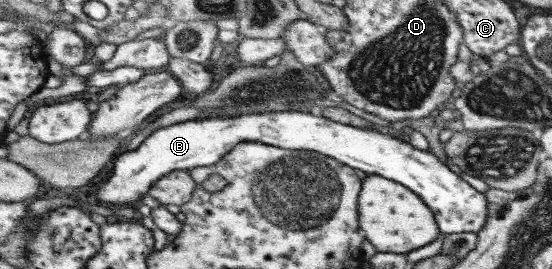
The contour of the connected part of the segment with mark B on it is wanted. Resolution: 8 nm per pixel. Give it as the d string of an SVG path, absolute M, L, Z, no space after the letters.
M268 111L233 117L206 117L162 127L148 135L137 149L117 157L112 176L99 188L95 197L99 204L113 209L122 207L122 204L134 204L142 200L144 194L149 194L159 178L168 173L217 165L241 142L264 142L292 152L312 150L368 175L376 173L402 183L434 210L444 234L480 234L488 224L489 199L485 193L470 186L464 178L450 170L448 163L440 162L440 158L429 150L418 150L392 134L336 122L313 111Z

